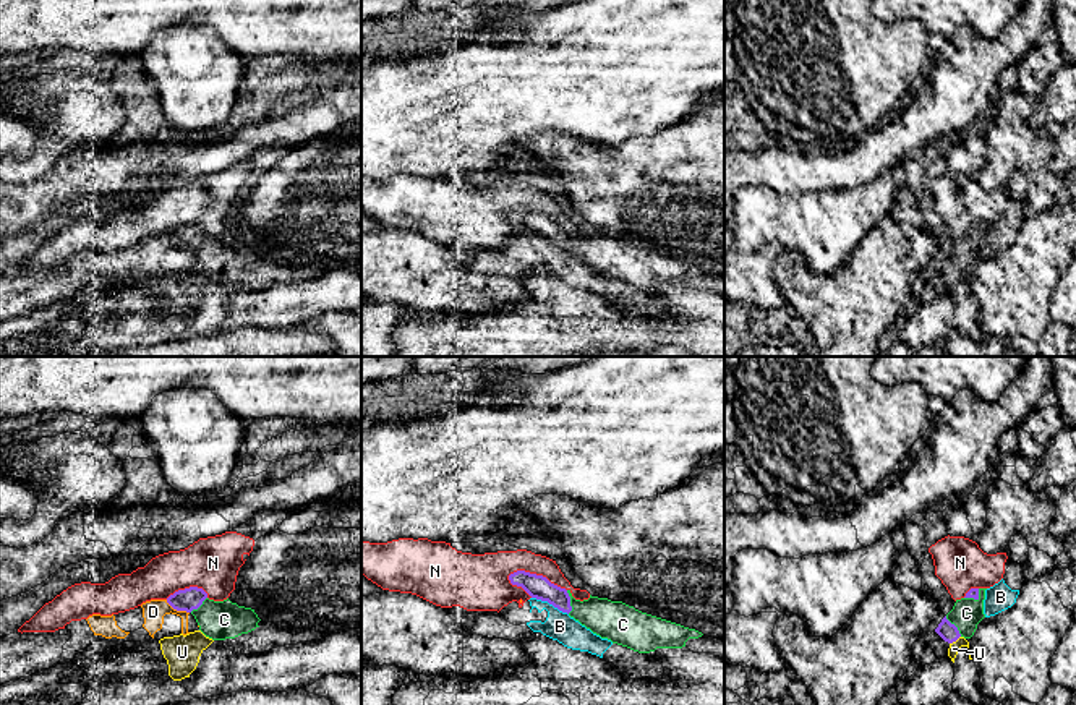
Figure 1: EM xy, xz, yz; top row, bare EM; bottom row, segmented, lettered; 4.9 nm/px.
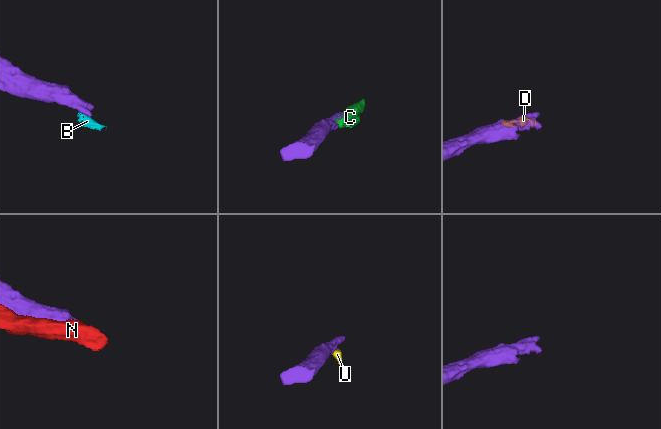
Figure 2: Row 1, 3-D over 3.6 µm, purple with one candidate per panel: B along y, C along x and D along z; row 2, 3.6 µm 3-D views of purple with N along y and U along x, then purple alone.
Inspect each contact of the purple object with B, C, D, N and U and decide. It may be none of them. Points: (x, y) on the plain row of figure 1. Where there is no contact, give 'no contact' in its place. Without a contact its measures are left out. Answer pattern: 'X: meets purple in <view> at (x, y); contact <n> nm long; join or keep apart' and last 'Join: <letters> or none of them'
B: meets purple in xz at (550, 240); contact 200 nm long; keep apart
C: meets purple in xz at (569, 239); contact 120 nm long; join
D: meets purple in xy at (177, 247); contact 140 nm long; keep apart
N: meets purple in xz at (535, 211); contact 300 nm long; keep apart
U: meets purple in yz at (955, 277); contact 70 nm long; keep apart
Join: C

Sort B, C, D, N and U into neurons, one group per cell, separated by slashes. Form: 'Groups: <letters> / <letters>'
Groups: B D / C / N / U

